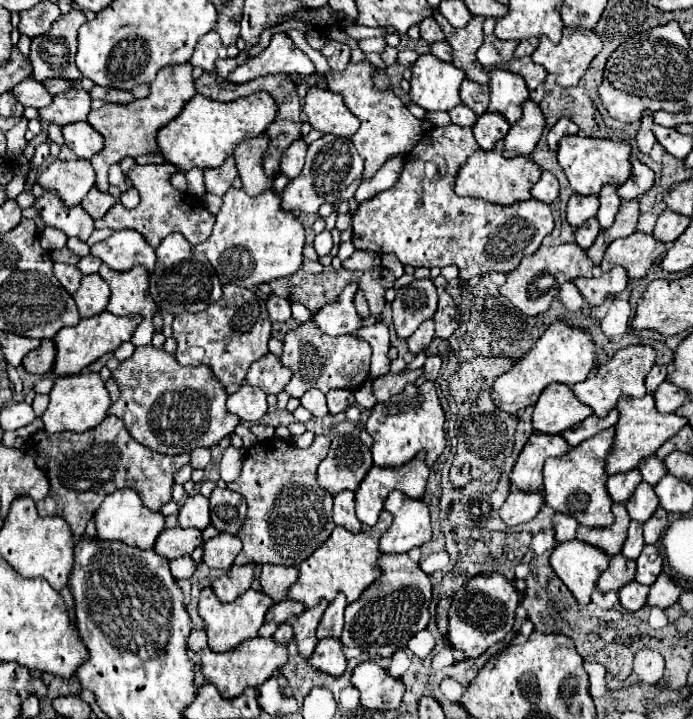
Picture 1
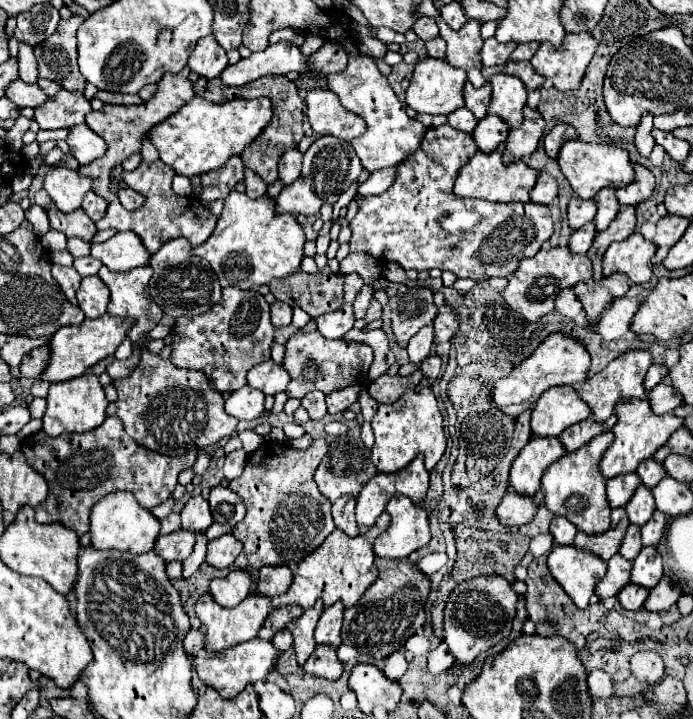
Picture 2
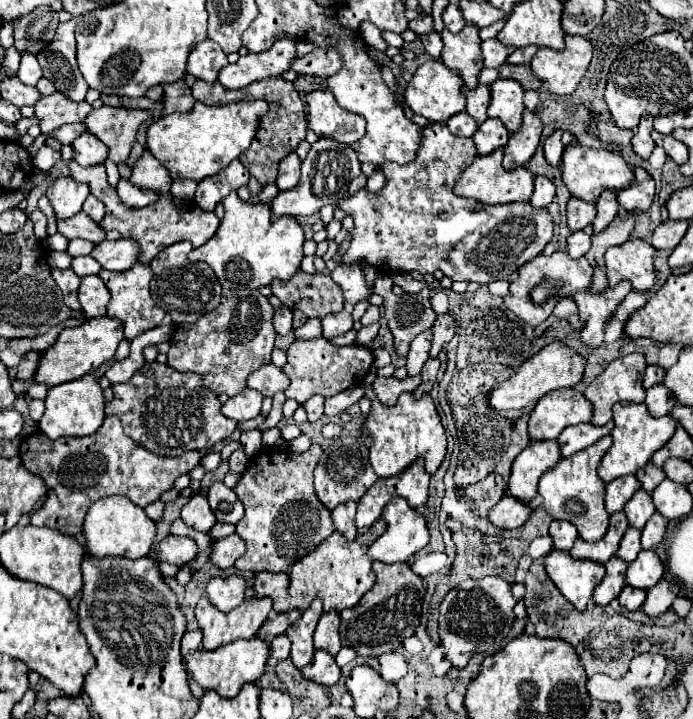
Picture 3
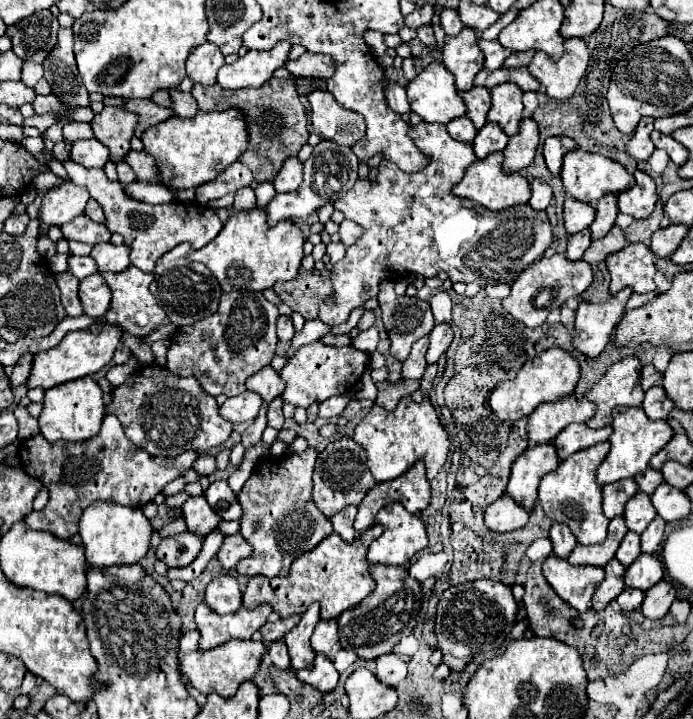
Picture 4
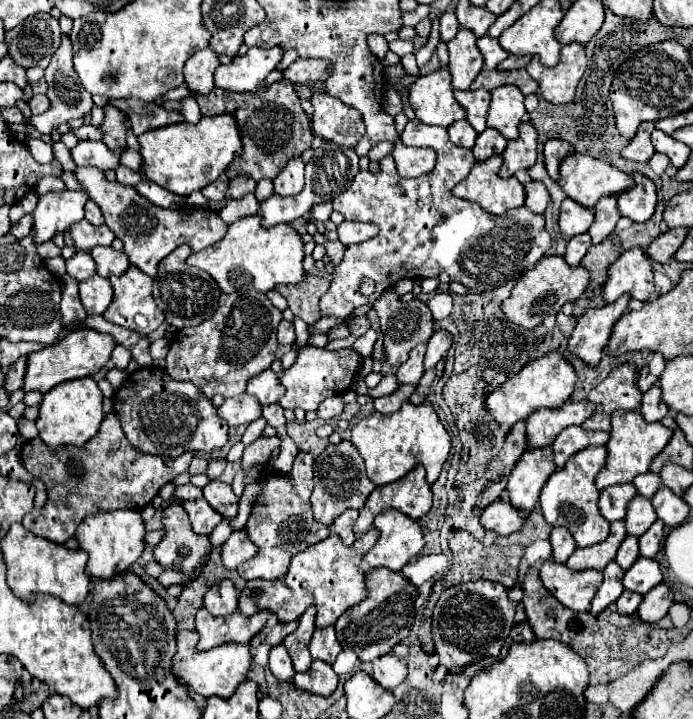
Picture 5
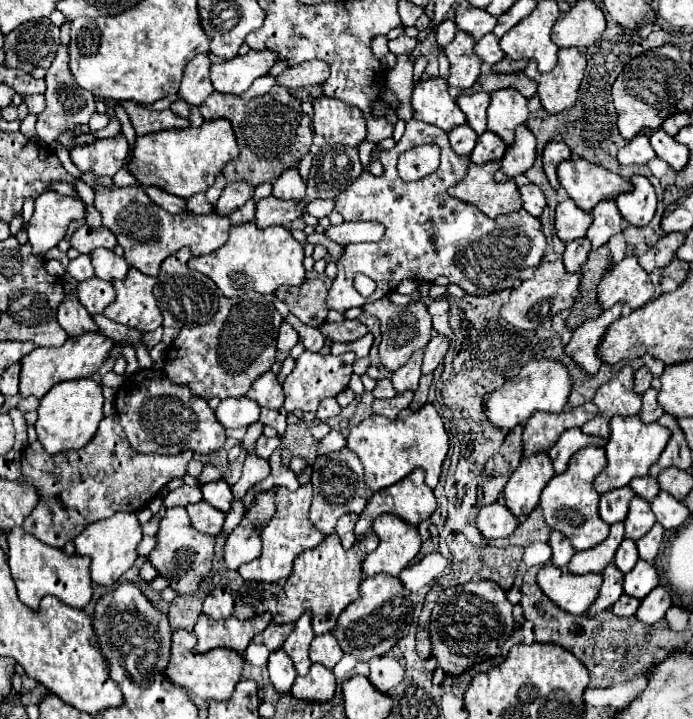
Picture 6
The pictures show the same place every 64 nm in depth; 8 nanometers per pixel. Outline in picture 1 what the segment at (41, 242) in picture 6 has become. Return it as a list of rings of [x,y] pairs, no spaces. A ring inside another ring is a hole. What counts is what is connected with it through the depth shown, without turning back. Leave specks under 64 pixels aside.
[[[56,158],[40,172],[38,184],[46,190],[56,190],[66,206],[78,206],[94,186],[94,168],[90,160],[60,160]]]

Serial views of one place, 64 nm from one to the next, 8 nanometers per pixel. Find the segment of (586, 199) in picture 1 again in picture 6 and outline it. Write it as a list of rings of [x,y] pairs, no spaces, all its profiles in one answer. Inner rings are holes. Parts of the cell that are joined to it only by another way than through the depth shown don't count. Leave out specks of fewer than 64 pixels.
[[[564,200],[558,204],[556,208],[556,234],[564,240],[576,240],[586,236],[590,224],[592,224],[592,216],[588,212],[584,212],[582,208],[578,208],[576,204],[572,204],[572,200]]]

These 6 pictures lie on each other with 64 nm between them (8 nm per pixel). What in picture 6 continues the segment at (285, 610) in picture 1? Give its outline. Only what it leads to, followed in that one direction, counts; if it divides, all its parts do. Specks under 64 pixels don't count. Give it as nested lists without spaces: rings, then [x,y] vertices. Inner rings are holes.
[[[270,624],[264,632],[262,632],[262,642],[274,652],[278,648],[282,648],[286,636],[294,630],[294,624]]]

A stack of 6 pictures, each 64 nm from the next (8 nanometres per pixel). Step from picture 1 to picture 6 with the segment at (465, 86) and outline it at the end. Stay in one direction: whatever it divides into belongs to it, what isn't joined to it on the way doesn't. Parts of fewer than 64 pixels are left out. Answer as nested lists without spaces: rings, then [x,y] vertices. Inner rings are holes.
[[[476,92],[476,94],[458,94],[456,96],[456,104],[460,106],[460,110],[466,114],[466,122],[472,130],[476,130],[478,134],[484,134],[486,130],[486,108],[490,102],[490,94],[488,92]]]

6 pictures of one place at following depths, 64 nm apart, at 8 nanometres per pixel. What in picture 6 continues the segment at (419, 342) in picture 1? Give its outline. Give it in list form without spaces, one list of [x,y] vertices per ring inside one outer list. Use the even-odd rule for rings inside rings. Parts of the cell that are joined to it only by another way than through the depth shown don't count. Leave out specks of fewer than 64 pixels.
[[[416,350],[416,352],[410,356],[410,360],[392,374],[392,384],[394,384],[396,392],[416,390],[416,388],[418,388],[418,380],[420,380],[420,376],[422,376],[422,374],[420,374],[422,356],[424,356],[424,350]]]

